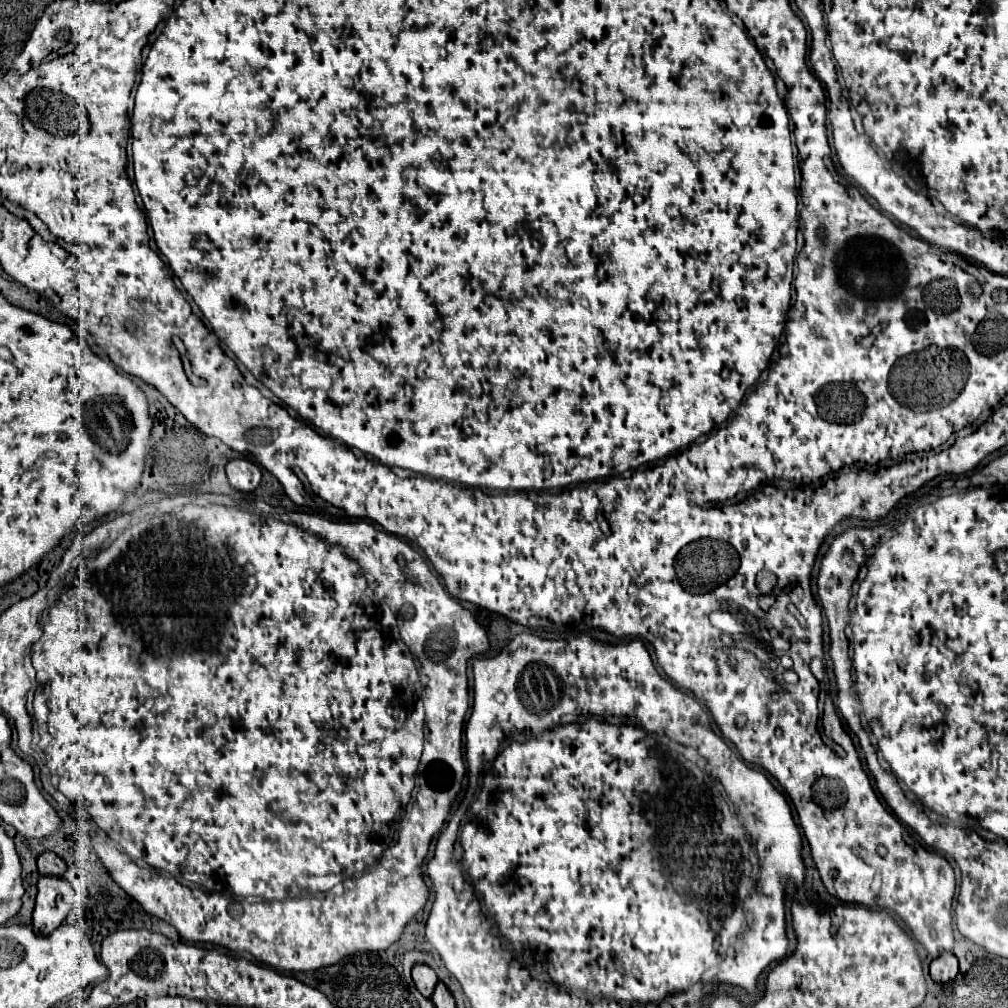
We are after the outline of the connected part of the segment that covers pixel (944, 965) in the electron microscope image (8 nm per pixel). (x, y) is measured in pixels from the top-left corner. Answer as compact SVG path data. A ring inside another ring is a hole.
M942 953L930 963L930 977L936 983L948 983L958 975L958 959L952 953Z

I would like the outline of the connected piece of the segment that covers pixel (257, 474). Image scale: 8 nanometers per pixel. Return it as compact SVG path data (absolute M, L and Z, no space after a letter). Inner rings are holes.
M232 459L226 465L226 475L228 475L230 485L238 491L244 491L244 493L254 491L262 479L260 467L248 459Z

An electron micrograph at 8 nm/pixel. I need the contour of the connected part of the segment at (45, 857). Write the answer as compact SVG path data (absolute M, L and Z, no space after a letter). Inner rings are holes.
M42 853L38 857L38 871L40 875L48 875L48 877L64 877L66 863L54 853Z

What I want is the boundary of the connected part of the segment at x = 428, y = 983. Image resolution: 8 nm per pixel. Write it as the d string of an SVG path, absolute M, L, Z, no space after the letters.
M416 965L416 967L412 969L412 979L414 979L414 983L416 983L416 989L418 989L426 999L430 999L432 993L434 993L434 987L436 987L436 983L438 983L438 977L434 975L434 971L432 971L430 967L426 967L426 965Z

